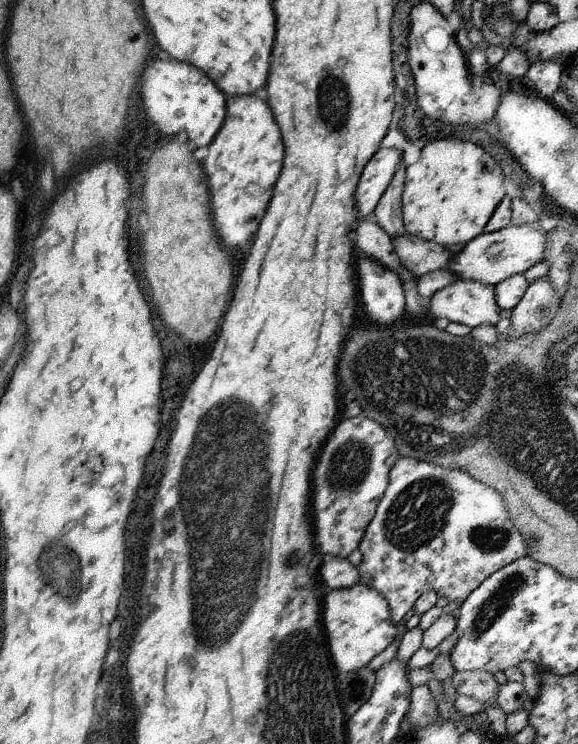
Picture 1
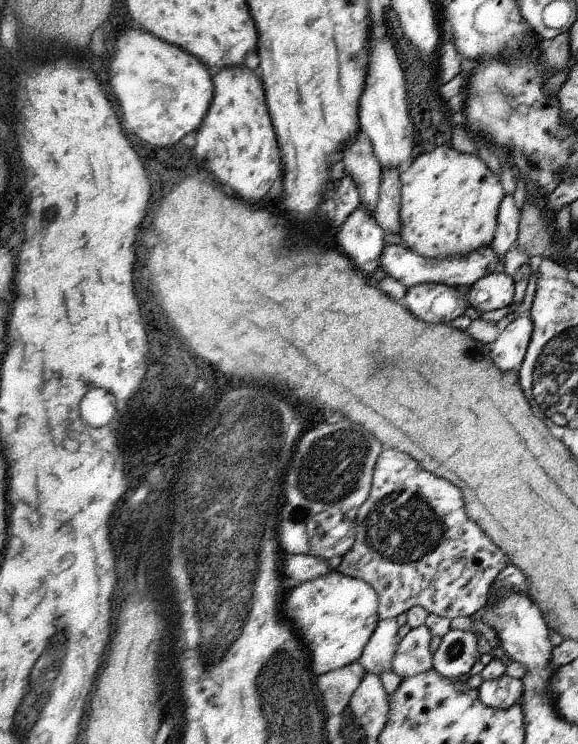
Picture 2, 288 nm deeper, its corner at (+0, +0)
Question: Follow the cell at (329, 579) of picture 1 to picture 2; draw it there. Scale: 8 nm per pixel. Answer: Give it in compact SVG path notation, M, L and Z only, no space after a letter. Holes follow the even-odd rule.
M285 554L283 556L283 576L285 576L285 582L289 582L289 586L311 582L331 572L333 570L329 570L329 564L325 558L317 558L309 554Z

